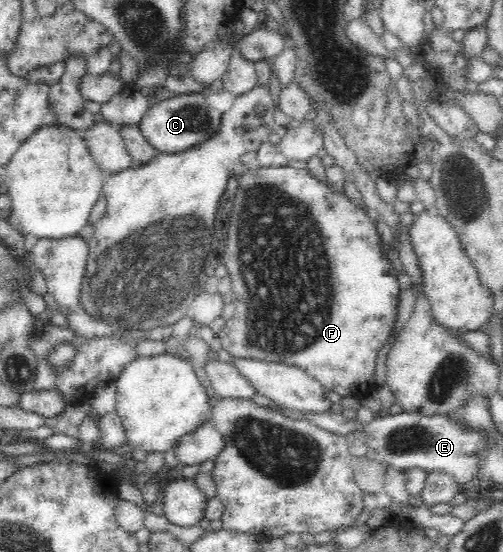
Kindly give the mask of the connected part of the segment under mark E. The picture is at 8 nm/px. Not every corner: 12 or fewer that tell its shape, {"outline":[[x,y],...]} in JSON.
{"outline":[[329,410],[307,420],[363,434],[385,465],[472,481],[485,437],[446,414],[375,416]]}

